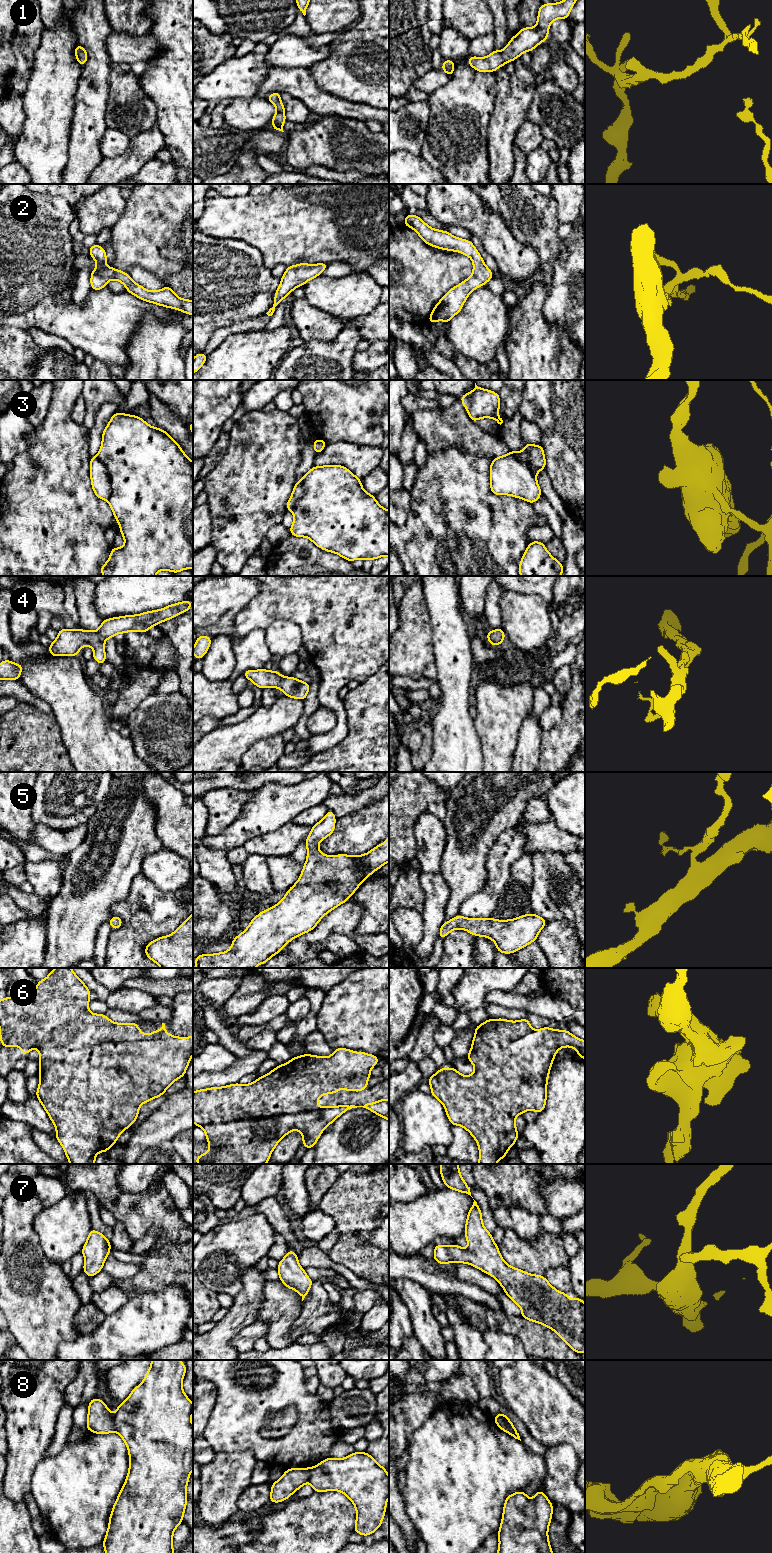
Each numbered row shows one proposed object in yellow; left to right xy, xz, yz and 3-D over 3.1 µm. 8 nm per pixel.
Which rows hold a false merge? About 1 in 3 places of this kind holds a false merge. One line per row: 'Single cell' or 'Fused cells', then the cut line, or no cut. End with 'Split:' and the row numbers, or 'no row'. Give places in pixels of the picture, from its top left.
1: Single cell. No split
2: Single cell. No split
3: Fused cells. Split along xy (96, 456), (106, 468), (110, 481), (111, 495), (107, 500)
4: Single cell. No split
5: Single cell. No split
6: Single cell. No split
7: Single cell. No split
8: Fused cells. Split along xy (112, 1416), (115, 1431)
Split: 3, 8

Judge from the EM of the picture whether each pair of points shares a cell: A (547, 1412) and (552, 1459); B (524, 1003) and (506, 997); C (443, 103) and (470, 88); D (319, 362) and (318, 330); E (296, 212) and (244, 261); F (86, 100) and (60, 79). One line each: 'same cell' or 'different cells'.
A: different cells
B: same cell
C: same cell
D: different cells
E: different cells
F: different cells

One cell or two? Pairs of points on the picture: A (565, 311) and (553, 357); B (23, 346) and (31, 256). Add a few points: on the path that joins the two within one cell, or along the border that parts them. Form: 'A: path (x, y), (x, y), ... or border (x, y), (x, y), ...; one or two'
A: border (542, 314), (550, 323), (563, 328), (574, 343); two
B: border (10, 325), (26, 331); two

